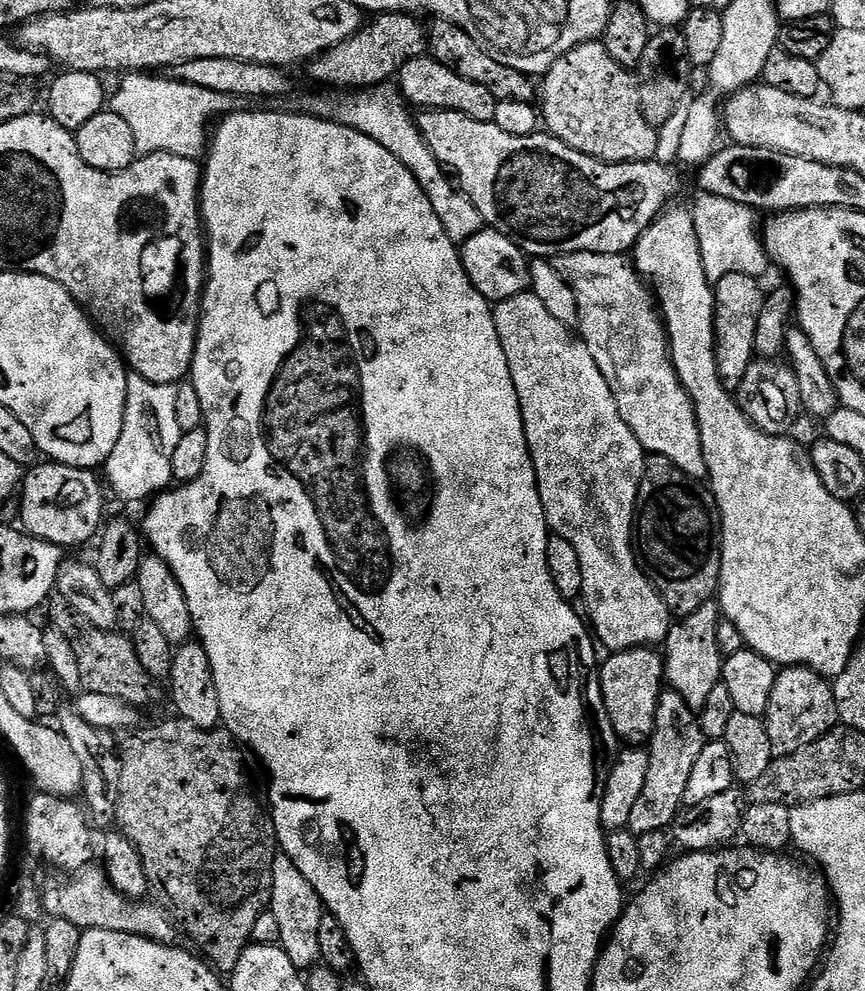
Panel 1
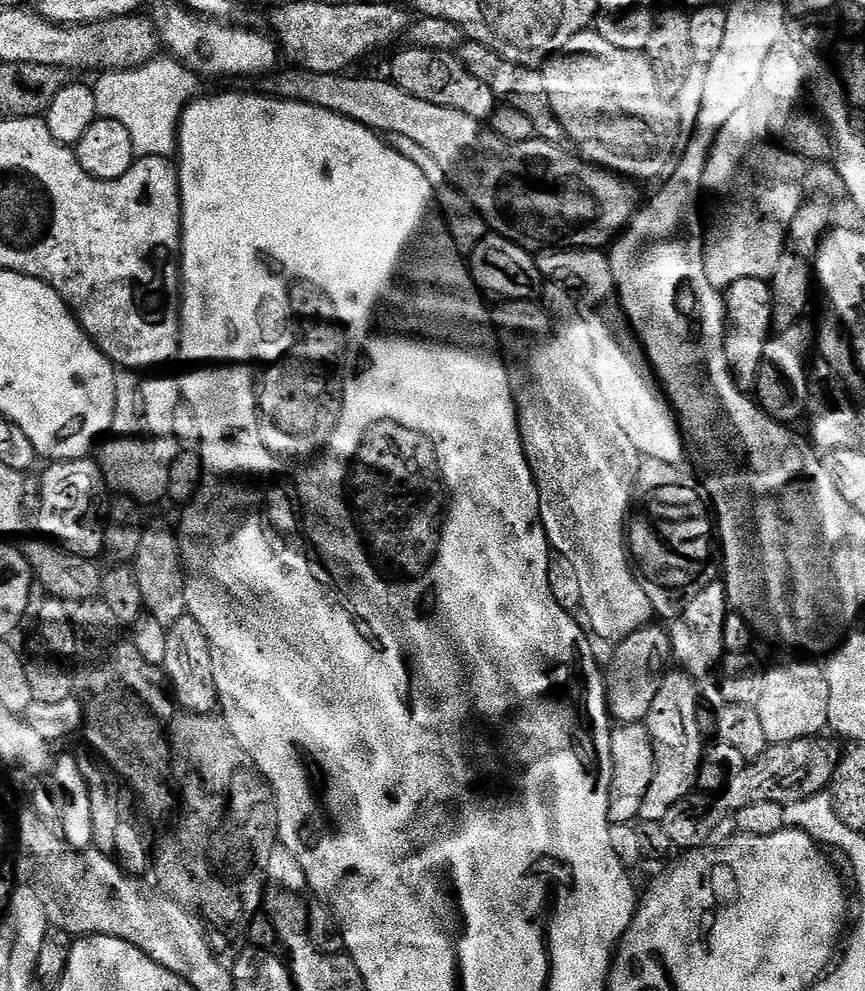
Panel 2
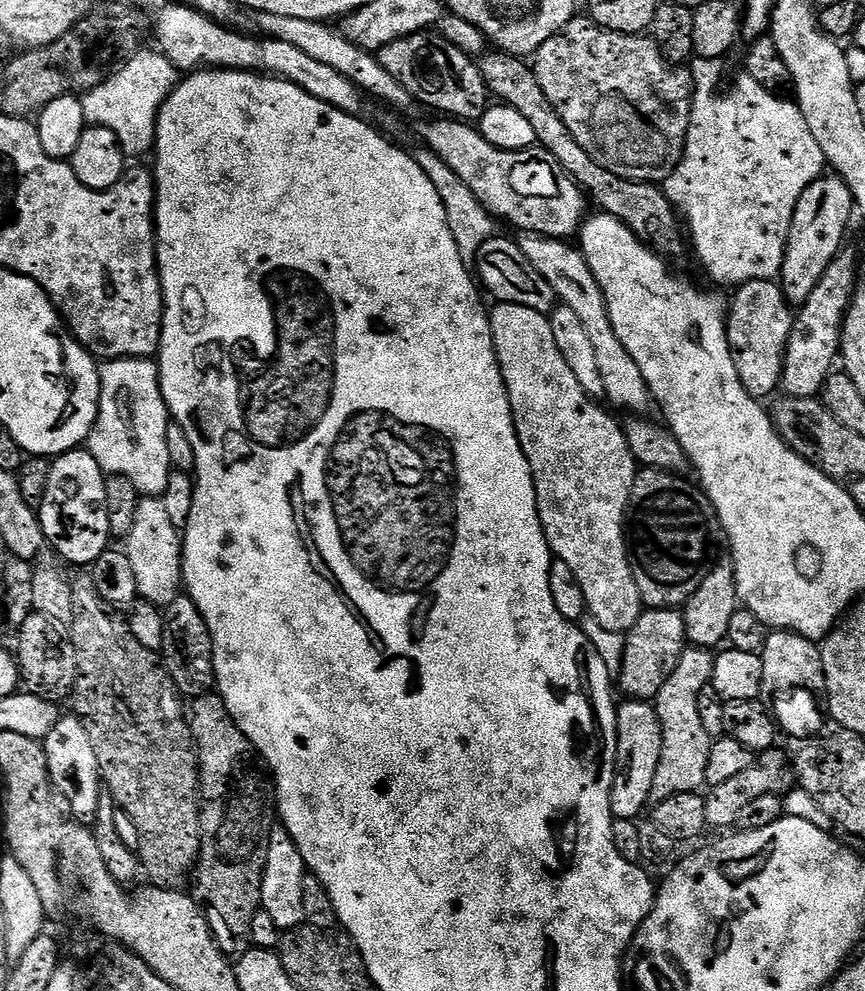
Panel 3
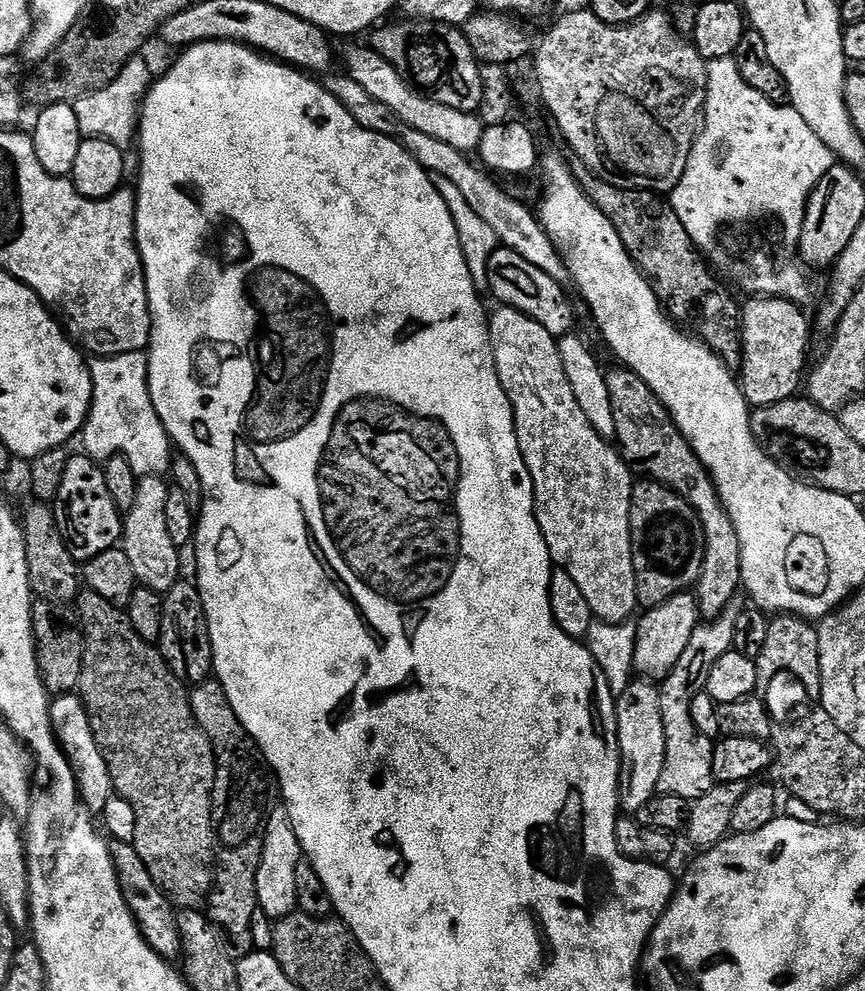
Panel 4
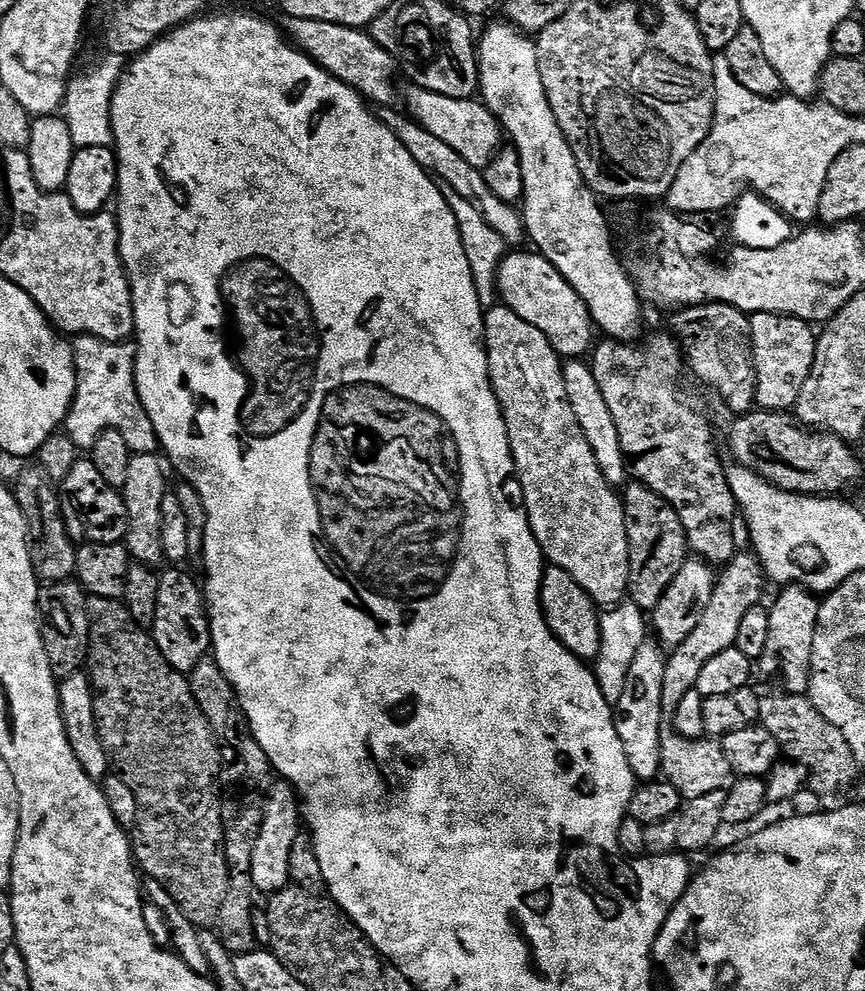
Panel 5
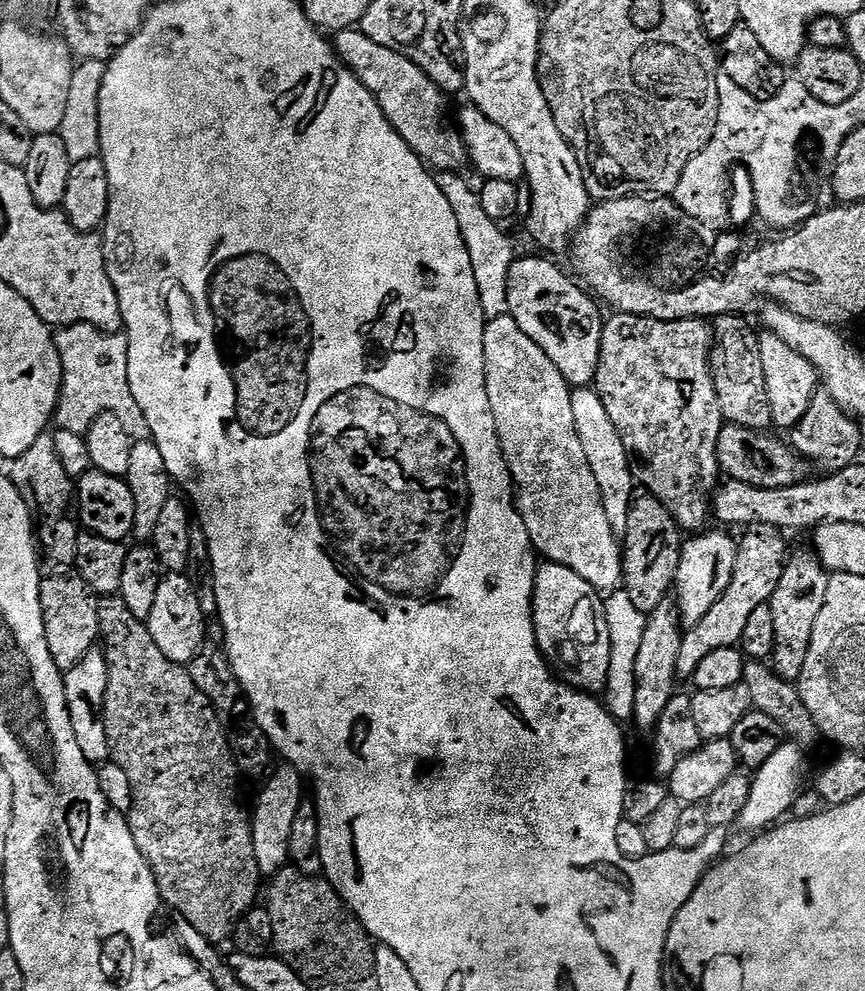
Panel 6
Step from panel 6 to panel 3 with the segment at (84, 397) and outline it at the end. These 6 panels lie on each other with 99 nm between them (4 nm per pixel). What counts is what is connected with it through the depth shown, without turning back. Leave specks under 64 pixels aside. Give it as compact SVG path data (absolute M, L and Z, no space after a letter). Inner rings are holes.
M125 358L104 360L100 370L100 409L96 425L86 441L86 451L98 462L100 469L108 476L130 478L141 497L163 497L166 482L174 471L170 462L170 450L166 447L166 430L170 423L168 407L160 389L160 366L155 359Z

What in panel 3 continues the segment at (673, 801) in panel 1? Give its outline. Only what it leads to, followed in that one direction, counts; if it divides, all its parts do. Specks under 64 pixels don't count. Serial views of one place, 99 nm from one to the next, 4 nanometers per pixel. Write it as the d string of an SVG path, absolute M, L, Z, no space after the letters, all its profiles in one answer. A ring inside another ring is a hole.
M685 647L684 653L678 658L678 666L674 666L674 674L666 678L655 698L658 722L662 724L662 758L658 758L649 805L666 802L666 798L674 798L674 794L700 792L705 787L706 761L710 759L714 738L706 734L706 726L702 726L702 717L698 714L698 694L711 685L713 670L714 656L709 649Z

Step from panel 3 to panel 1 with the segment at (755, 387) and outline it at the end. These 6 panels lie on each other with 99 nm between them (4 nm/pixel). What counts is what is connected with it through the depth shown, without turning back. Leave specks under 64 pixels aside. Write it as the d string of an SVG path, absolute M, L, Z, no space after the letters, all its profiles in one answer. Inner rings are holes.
M726 274L715 281L716 313L714 314L714 330L716 331L716 365L720 381L727 392L735 393L746 378L746 370L750 370L756 356L754 334L758 331L758 314L762 314L762 306L766 295L760 289L761 281L750 274Z

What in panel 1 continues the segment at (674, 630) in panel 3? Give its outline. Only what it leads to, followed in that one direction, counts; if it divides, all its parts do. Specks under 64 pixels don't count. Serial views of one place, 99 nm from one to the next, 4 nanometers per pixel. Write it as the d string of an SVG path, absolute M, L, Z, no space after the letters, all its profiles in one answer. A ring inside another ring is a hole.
M655 647L613 652L609 661L598 668L598 673L604 712L617 738L625 740L623 743L628 746L647 745L652 738L654 718L660 705L662 685L665 683L663 655Z

